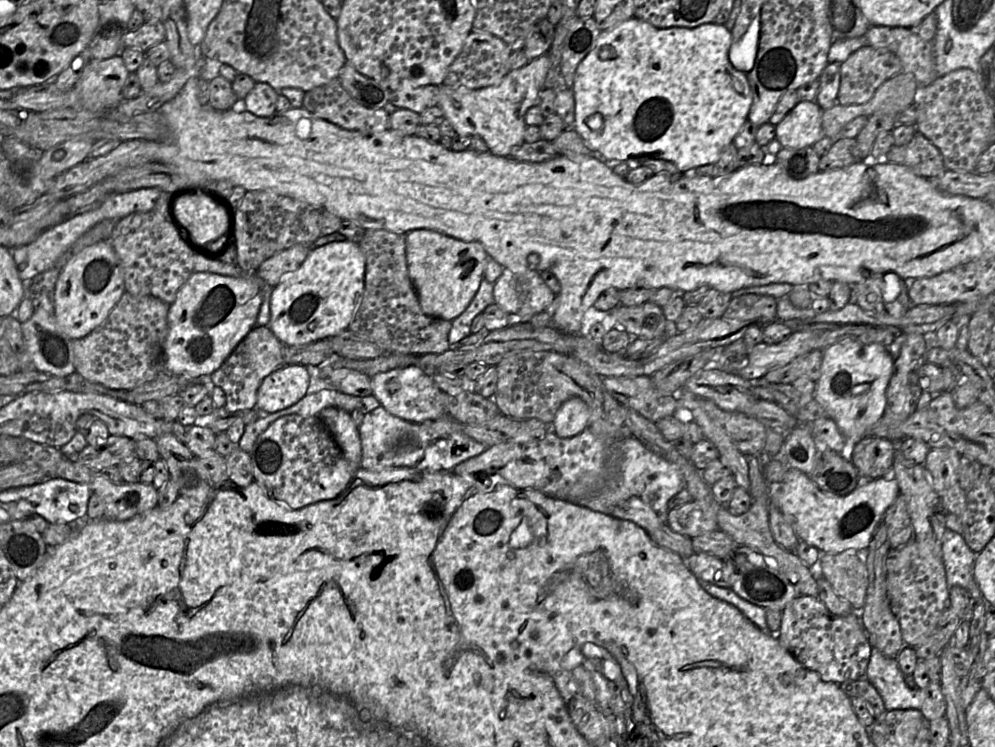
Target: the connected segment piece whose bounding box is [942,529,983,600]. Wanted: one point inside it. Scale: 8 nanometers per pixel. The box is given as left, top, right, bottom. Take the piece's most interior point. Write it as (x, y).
(959, 560)

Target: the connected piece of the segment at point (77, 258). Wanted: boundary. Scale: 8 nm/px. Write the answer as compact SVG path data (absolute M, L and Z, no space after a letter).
M111 241L93 244L73 256L61 270L54 293L54 317L72 340L100 326L125 293L124 275Z

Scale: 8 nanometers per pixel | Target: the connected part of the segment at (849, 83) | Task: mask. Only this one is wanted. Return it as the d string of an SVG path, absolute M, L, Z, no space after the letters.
M869 45L860 47L841 63L836 102L864 104L885 81L901 72L902 62L895 52Z

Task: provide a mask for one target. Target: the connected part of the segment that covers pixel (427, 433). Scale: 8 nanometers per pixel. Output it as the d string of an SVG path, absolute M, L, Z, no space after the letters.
M383 406L365 414L358 427L361 446L361 468L378 471L384 468L405 467L427 472L448 471L479 456L489 447L468 436L463 425L449 415L436 420L412 423L391 415Z

